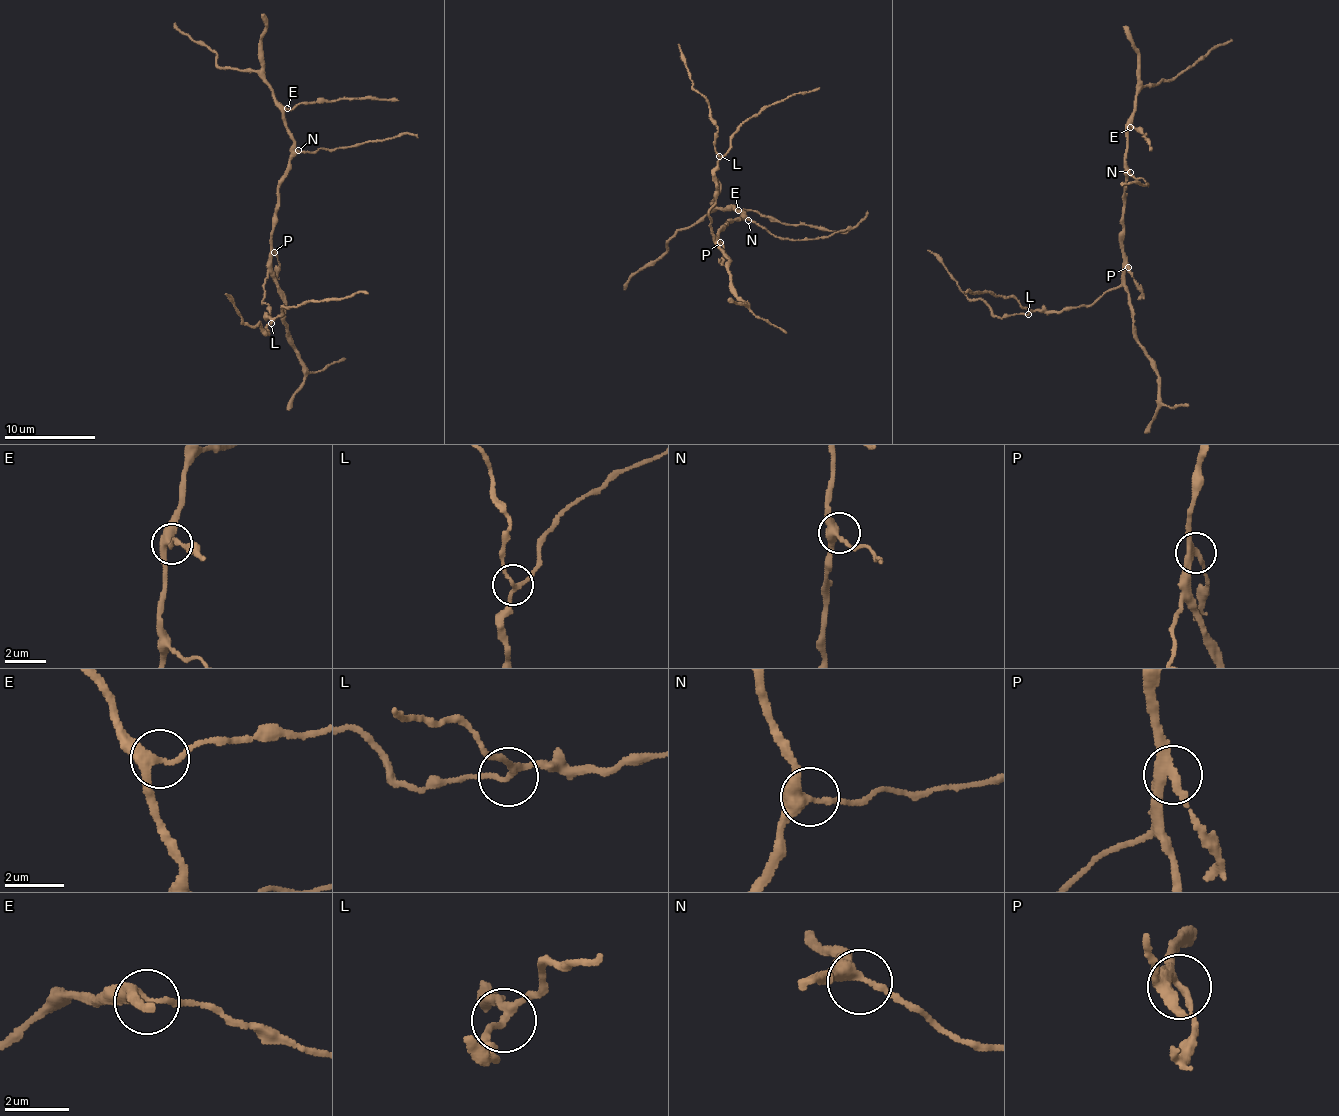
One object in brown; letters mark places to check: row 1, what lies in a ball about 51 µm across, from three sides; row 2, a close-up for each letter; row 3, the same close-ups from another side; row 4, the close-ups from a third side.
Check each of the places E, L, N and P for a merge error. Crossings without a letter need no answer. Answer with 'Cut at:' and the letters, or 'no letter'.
Cut at: L, P

